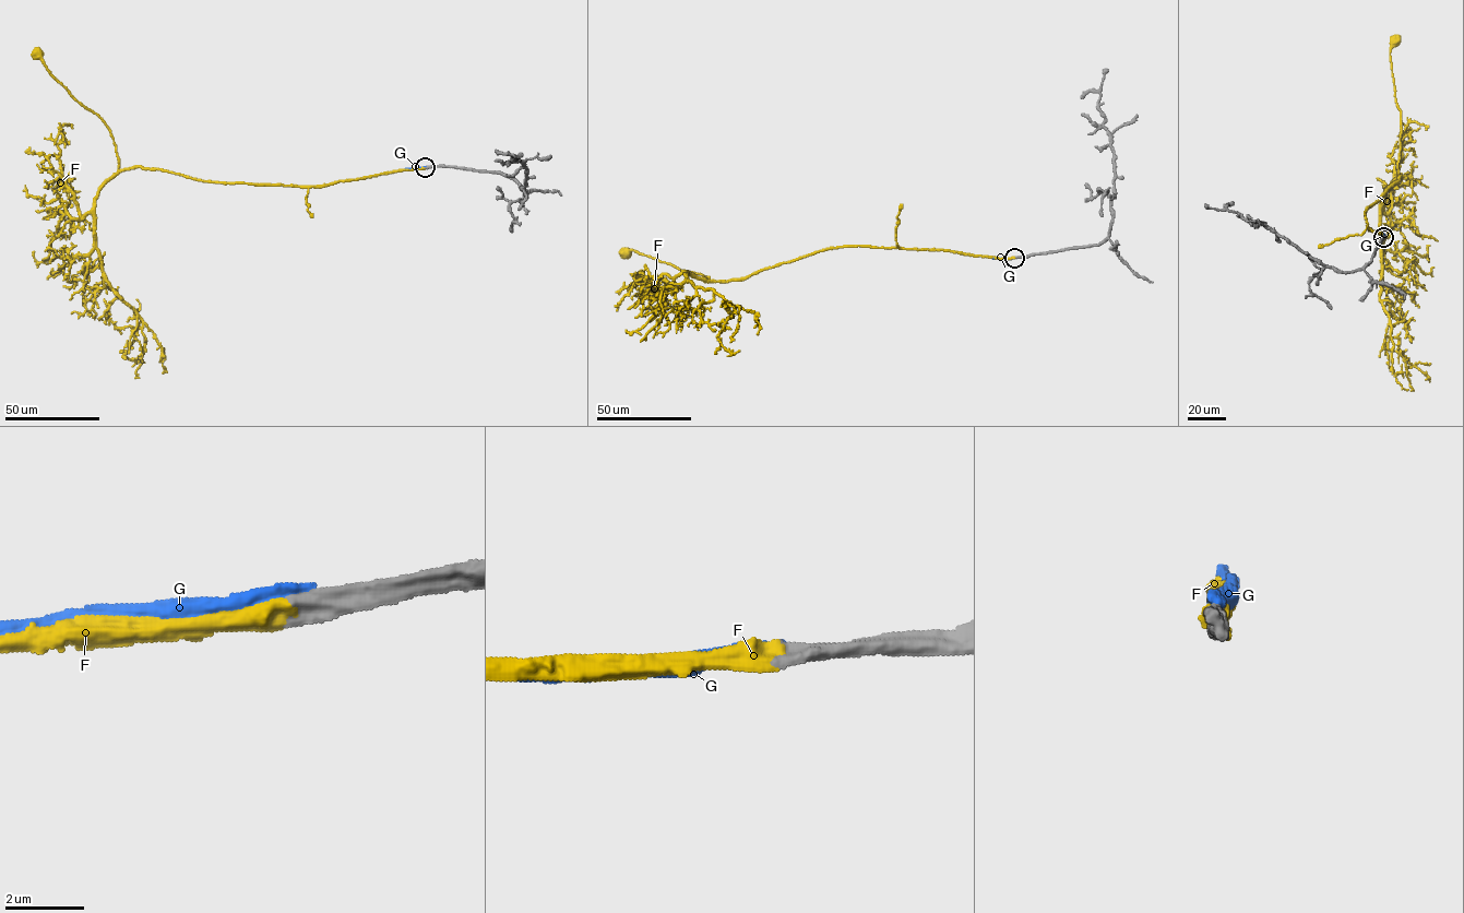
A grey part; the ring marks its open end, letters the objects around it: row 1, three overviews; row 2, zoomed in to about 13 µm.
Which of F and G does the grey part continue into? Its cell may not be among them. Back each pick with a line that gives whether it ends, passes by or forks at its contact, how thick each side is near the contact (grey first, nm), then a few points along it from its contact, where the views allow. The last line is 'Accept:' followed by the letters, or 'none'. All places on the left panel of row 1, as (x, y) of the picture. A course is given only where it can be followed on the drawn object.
F: it ends; calibres 550 and 500 nm; course (425, 168), (308, 187), (200, 180), (139, 167), (119, 170), (117, 146), (109, 129), (51, 74), (37, 54)
Accept: F

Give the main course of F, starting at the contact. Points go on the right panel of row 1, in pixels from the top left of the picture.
F: (1383, 237), (1368, 228), (1365, 213), (1400, 177), (1401, 111), (1390, 56), (1397, 42), (1394, 40)

